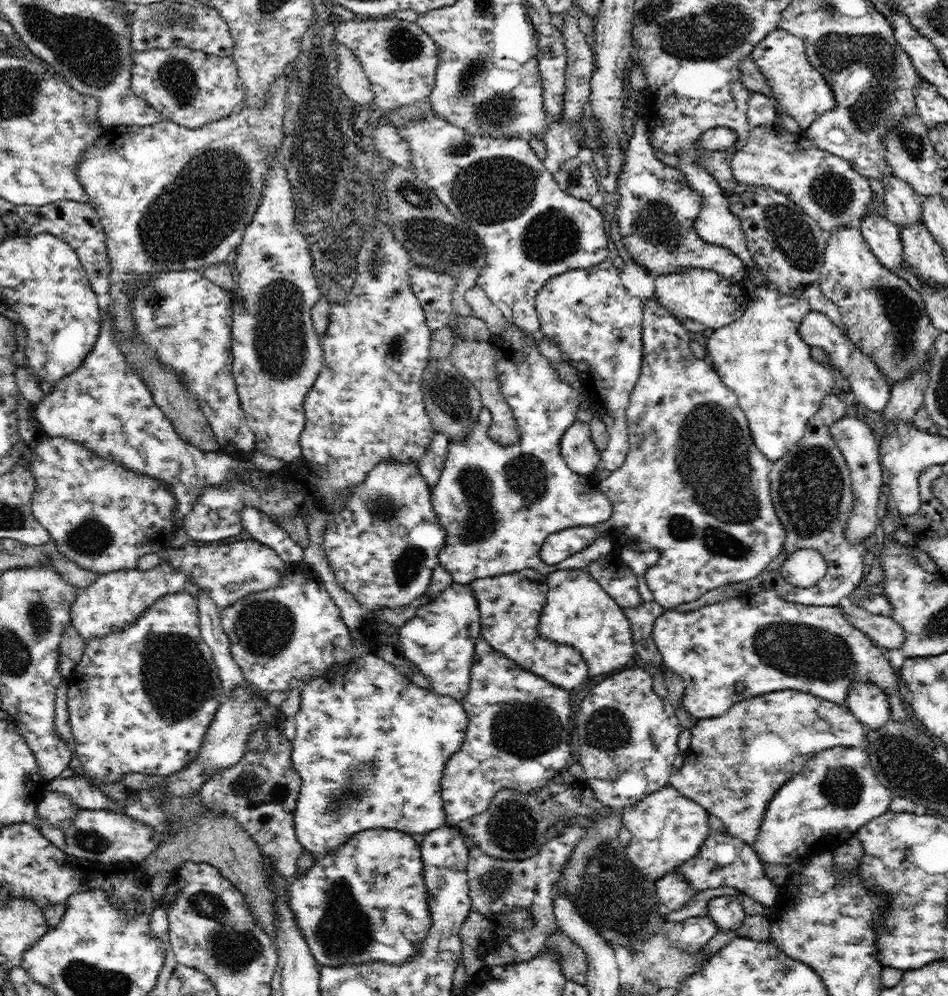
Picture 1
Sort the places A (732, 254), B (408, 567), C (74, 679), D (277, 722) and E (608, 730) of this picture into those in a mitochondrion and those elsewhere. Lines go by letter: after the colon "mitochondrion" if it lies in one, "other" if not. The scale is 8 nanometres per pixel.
A: other
B: mitochondrion
C: other
D: other
E: mitochondrion

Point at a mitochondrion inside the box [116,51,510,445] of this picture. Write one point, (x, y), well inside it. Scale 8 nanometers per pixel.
(191, 217)

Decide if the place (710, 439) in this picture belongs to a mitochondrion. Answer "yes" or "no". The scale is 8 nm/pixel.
yes

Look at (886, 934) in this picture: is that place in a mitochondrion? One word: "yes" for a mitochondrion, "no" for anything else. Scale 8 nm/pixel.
no

